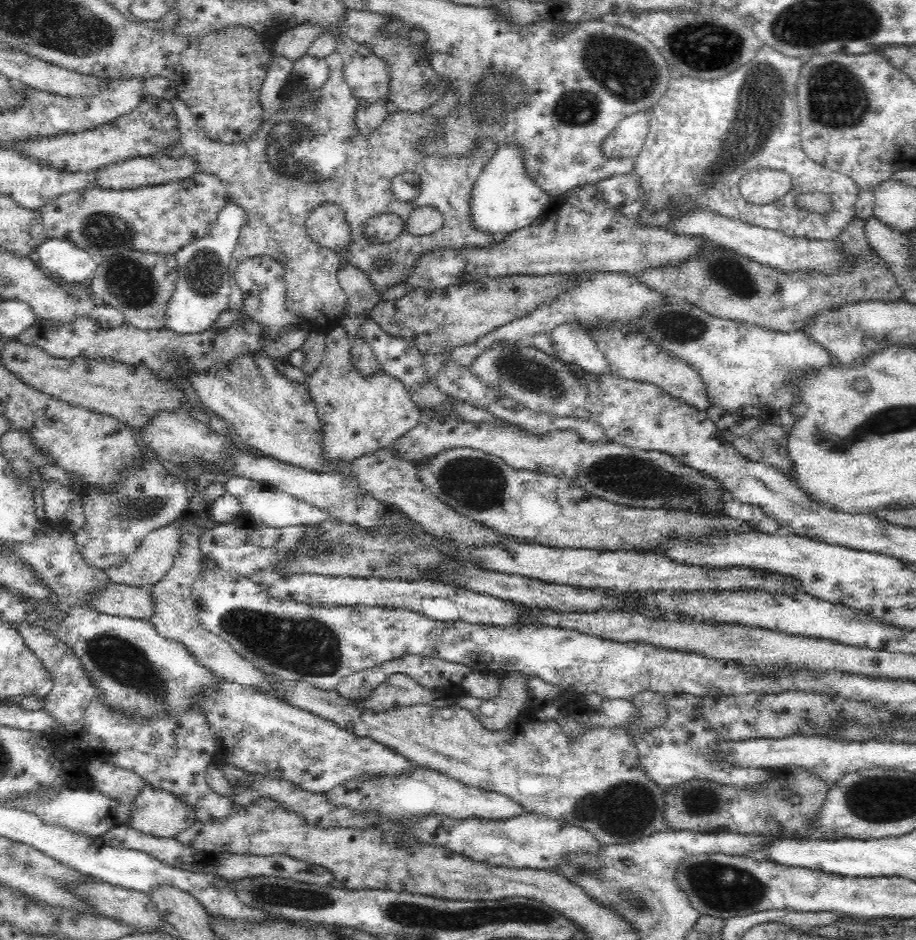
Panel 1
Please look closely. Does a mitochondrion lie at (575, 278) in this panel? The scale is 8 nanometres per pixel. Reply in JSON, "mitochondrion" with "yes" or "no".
{"mitochondrion":"no"}

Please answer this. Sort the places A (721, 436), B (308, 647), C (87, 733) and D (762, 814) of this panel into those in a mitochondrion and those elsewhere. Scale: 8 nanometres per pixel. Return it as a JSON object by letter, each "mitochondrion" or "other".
{"A":"other","B":"mitochondrion","C":"other","D":"other"}

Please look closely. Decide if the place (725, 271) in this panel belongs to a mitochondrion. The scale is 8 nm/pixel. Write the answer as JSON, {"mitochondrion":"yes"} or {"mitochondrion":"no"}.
{"mitochondrion":"yes"}

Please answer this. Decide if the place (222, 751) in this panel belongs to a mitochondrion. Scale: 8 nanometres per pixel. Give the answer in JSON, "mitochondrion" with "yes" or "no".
{"mitochondrion":"no"}

